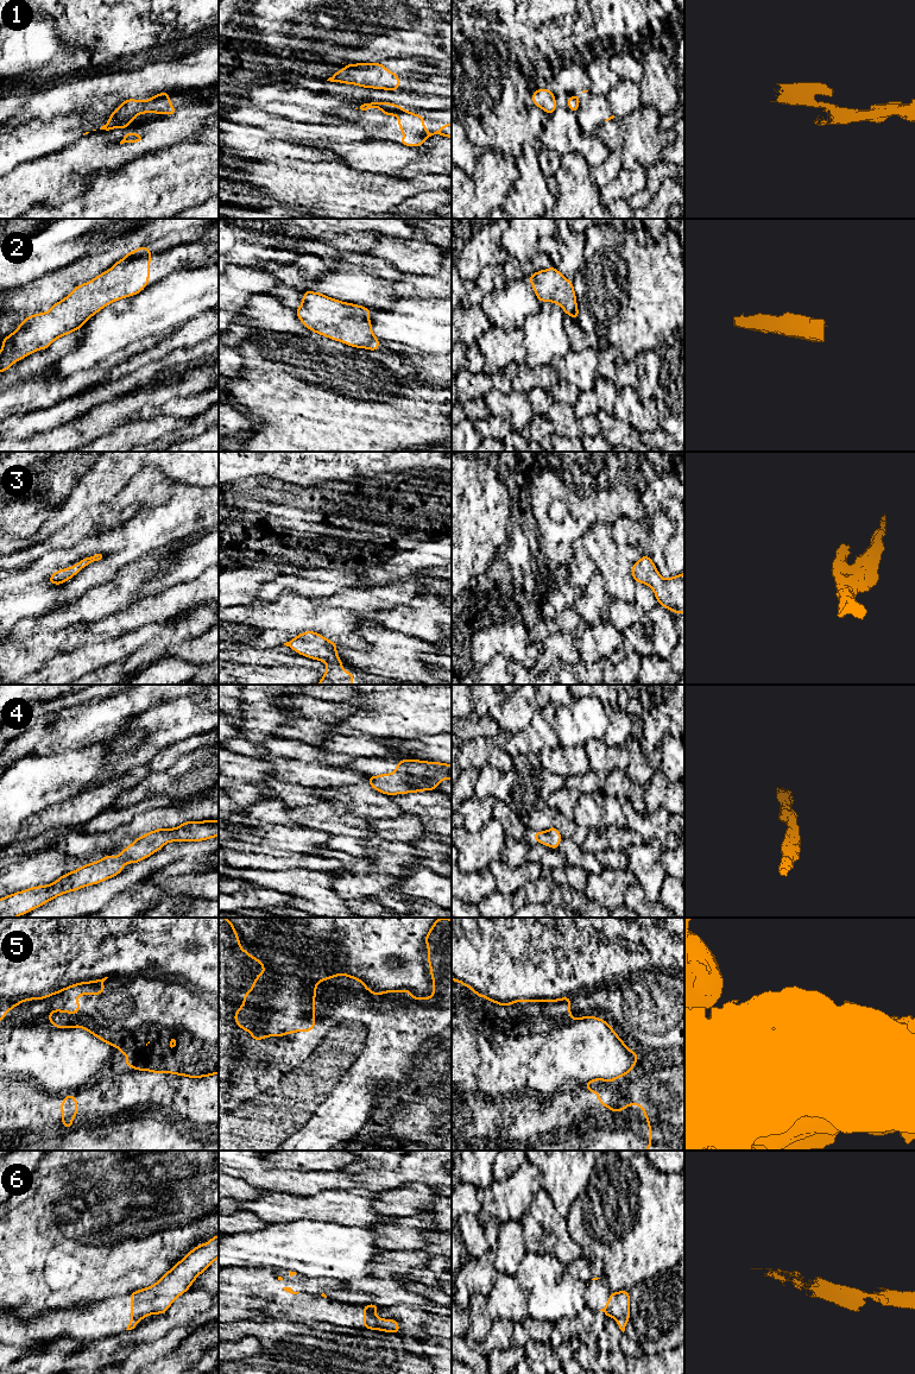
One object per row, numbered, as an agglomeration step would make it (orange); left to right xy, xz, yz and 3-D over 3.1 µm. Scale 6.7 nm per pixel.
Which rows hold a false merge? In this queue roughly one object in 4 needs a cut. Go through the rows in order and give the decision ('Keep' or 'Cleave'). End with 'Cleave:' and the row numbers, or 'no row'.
1: Cleave
2: Keep
3: Keep
4: Keep
5: Cleave
6: Cleave
Cleave: 1, 5, 6

